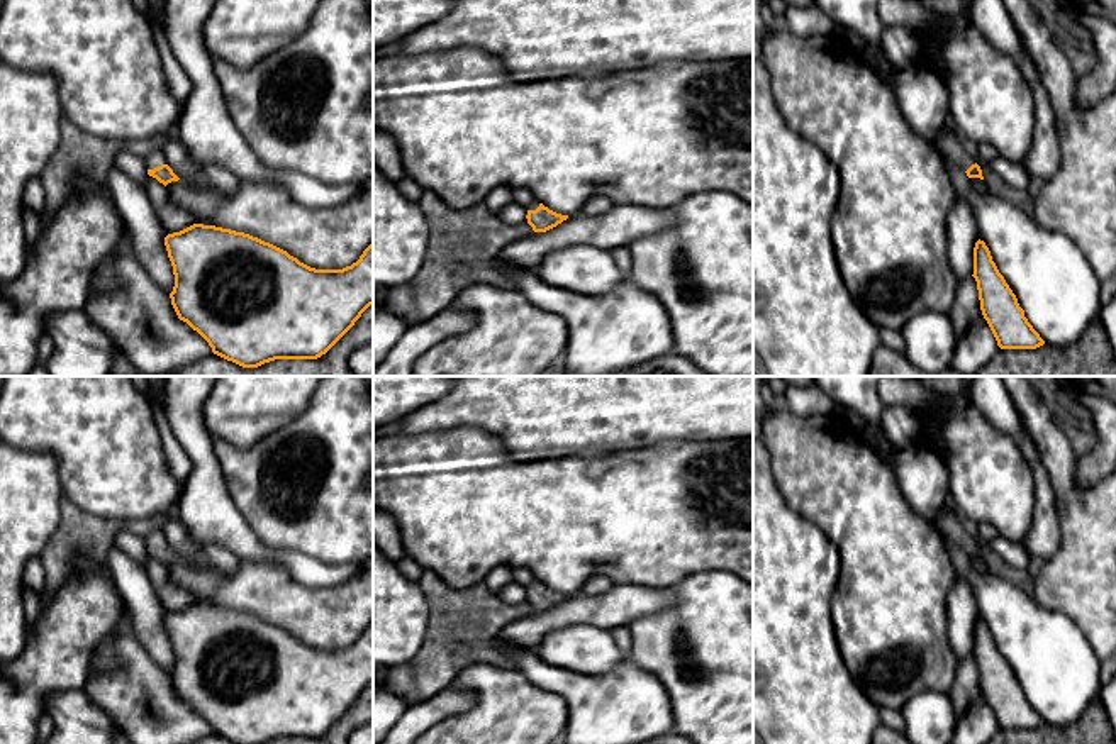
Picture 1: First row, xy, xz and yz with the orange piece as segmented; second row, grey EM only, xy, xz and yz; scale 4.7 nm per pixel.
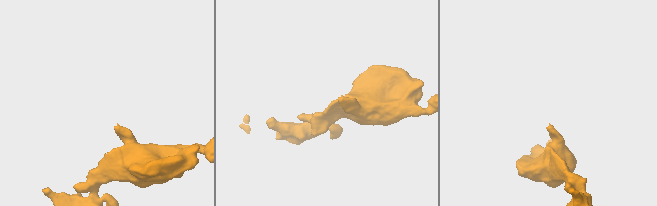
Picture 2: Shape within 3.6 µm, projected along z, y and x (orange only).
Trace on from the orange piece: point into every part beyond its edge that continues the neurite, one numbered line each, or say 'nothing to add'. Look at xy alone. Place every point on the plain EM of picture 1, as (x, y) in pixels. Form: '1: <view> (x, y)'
1: xy (156, 538)

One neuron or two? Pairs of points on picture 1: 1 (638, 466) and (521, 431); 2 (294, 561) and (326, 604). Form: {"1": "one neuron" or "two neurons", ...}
{"1": "two neurons", "2": "two neurons"}

